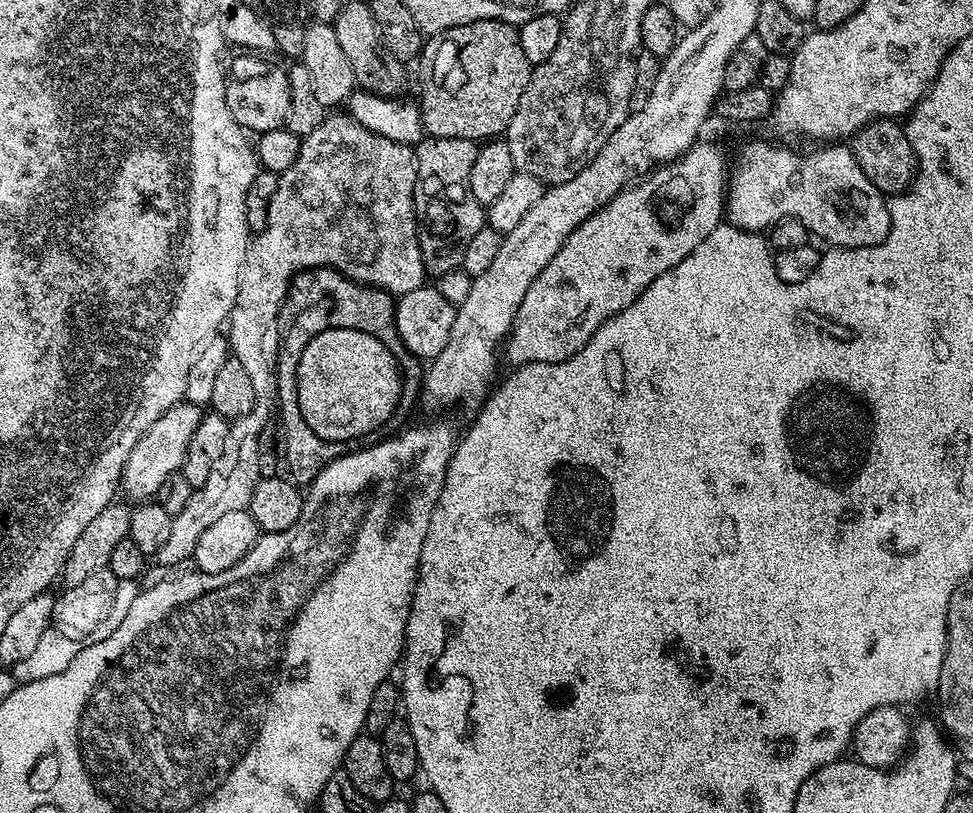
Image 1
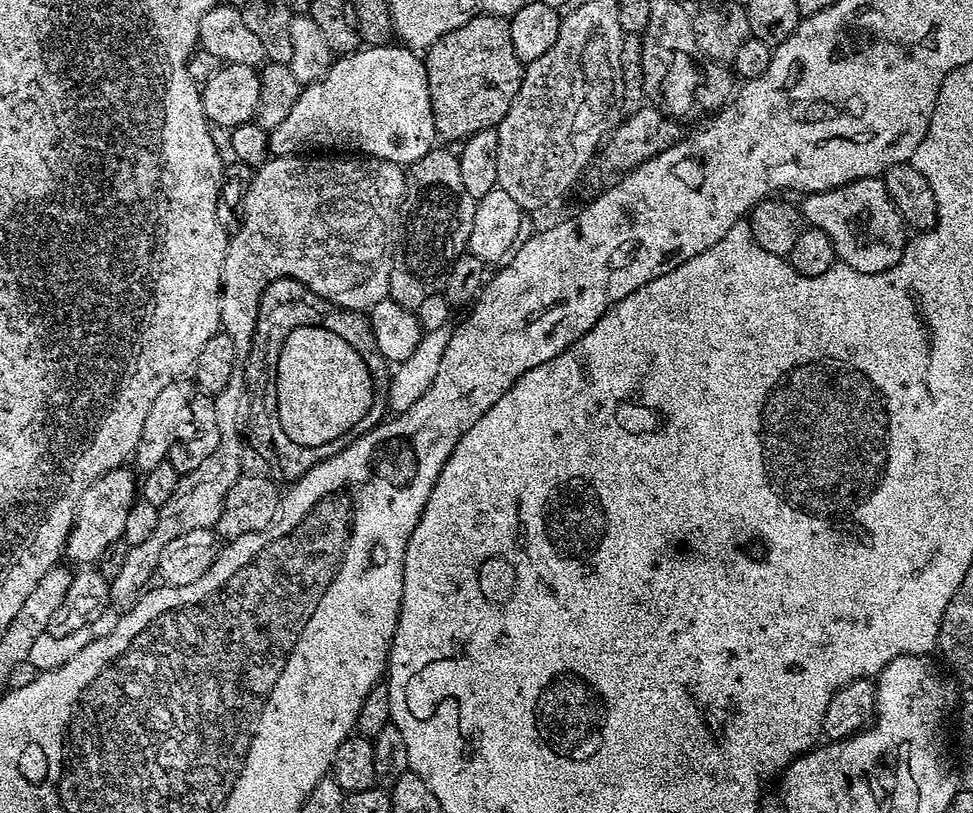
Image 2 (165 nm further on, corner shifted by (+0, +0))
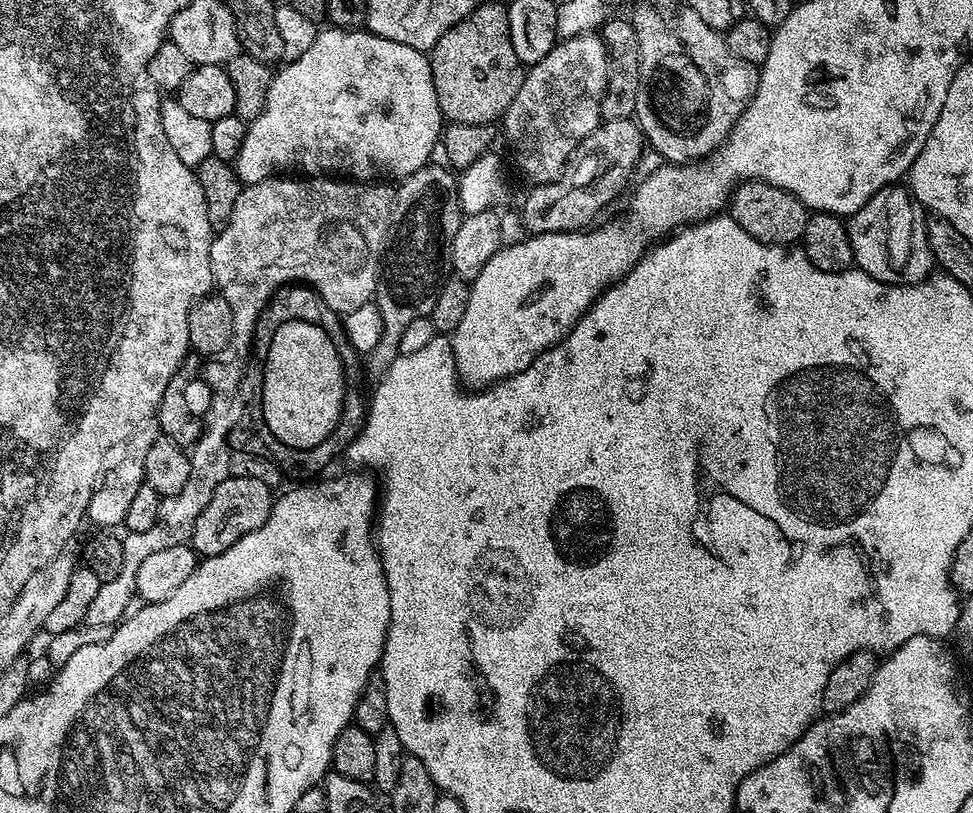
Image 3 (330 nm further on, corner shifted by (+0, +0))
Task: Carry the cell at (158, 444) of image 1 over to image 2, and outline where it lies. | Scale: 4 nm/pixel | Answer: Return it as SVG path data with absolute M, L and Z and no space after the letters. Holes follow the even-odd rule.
M121 466L110 469L88 487L86 494L82 494L76 507L76 520L72 523L66 545L67 559L69 556L73 565L95 565L106 546L122 539L126 530L126 514L130 514L130 506L138 499L138 476L131 467L129 468Z

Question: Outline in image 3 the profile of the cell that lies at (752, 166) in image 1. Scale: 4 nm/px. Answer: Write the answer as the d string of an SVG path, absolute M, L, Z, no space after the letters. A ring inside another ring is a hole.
M889 186L878 190L878 194L874 194L874 198L866 202L866 206L847 217L846 223L852 259L859 271L884 284L911 286L928 279L934 261L926 230L923 226L918 227L918 224L916 228L917 205L909 189L900 187Z

